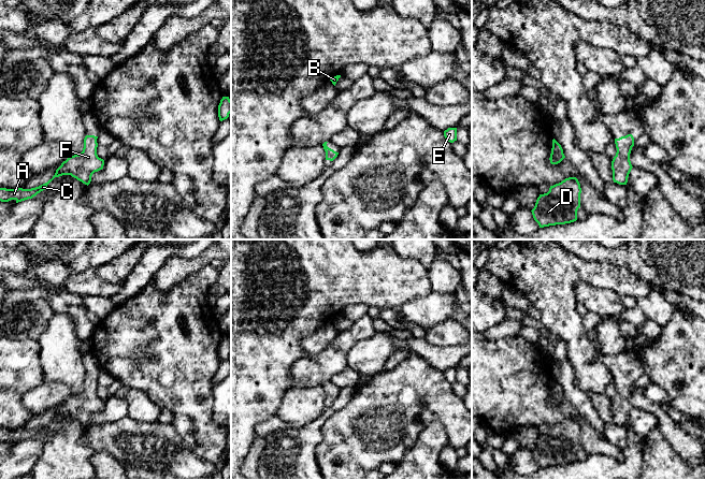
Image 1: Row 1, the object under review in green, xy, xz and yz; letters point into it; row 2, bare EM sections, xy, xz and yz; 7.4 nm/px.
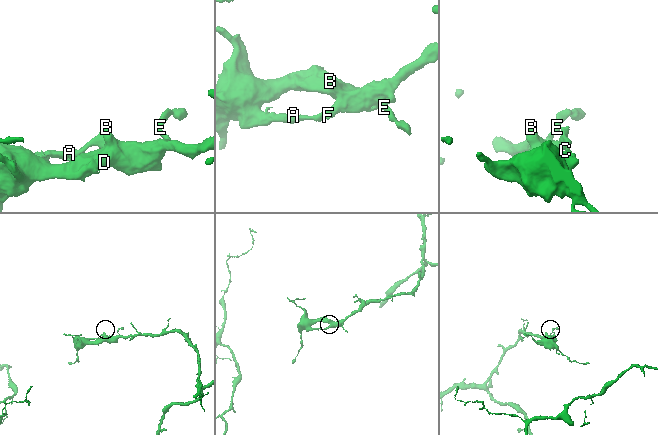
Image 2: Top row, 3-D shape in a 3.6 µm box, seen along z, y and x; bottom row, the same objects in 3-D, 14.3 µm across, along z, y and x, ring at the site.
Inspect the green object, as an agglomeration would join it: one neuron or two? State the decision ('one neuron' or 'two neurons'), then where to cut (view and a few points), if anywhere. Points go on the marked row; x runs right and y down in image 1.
one neuron; cut none

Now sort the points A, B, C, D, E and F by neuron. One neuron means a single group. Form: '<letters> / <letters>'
A B C D E F

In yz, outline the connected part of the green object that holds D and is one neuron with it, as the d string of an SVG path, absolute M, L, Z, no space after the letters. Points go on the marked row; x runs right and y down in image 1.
M569 177L550 186L547 193L539 194L531 210L534 220L539 228L576 221L580 193L580 184L576 177Z

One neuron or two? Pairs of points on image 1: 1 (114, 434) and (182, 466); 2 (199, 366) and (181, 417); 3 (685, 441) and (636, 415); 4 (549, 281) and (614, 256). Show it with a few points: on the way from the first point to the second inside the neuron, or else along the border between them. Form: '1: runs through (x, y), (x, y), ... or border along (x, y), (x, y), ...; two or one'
1: runs through (131, 441), (156, 446), (164, 451); one
2: runs through (188, 379), (188, 404); one
3: border along (637, 408), (652, 413), (657, 425); two
4: border along (575, 255), (585, 260), (608, 261), (624, 267); two

